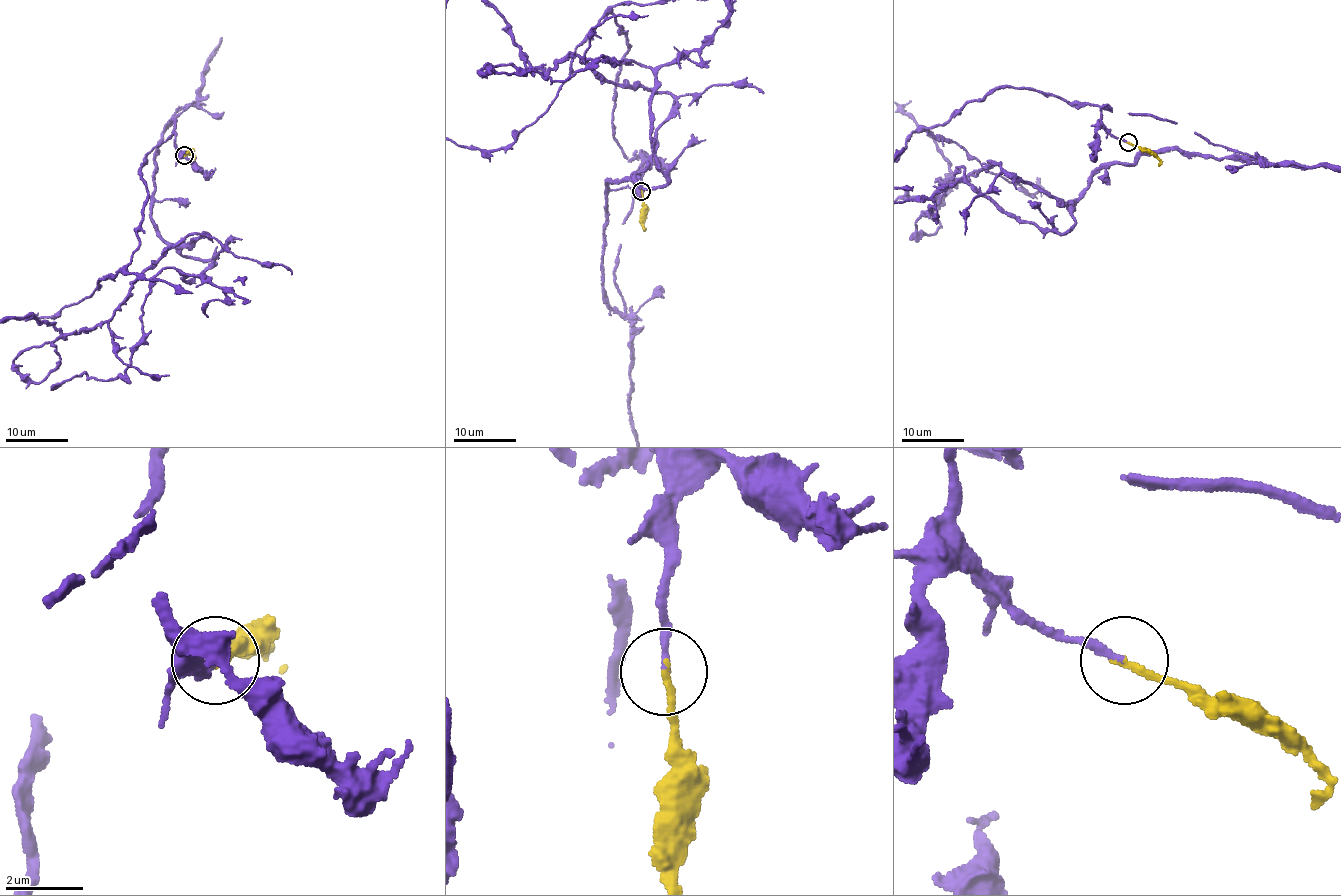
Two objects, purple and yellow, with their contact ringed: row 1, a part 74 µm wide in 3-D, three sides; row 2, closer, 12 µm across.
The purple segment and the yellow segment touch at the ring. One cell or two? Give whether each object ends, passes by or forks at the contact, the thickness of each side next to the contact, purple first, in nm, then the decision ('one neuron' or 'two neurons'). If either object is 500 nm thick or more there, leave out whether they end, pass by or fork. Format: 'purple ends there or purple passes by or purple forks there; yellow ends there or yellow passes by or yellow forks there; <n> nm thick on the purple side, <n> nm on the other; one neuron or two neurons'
purple ends there; yellow ends there; 170 nm thick on the purple side, 180 nm on the other; one neuron

